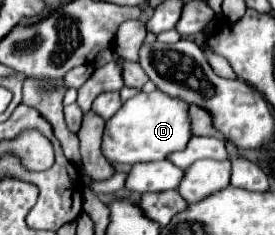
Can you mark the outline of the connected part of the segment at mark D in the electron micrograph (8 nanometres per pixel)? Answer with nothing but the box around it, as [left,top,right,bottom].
[103,89,193,165]

